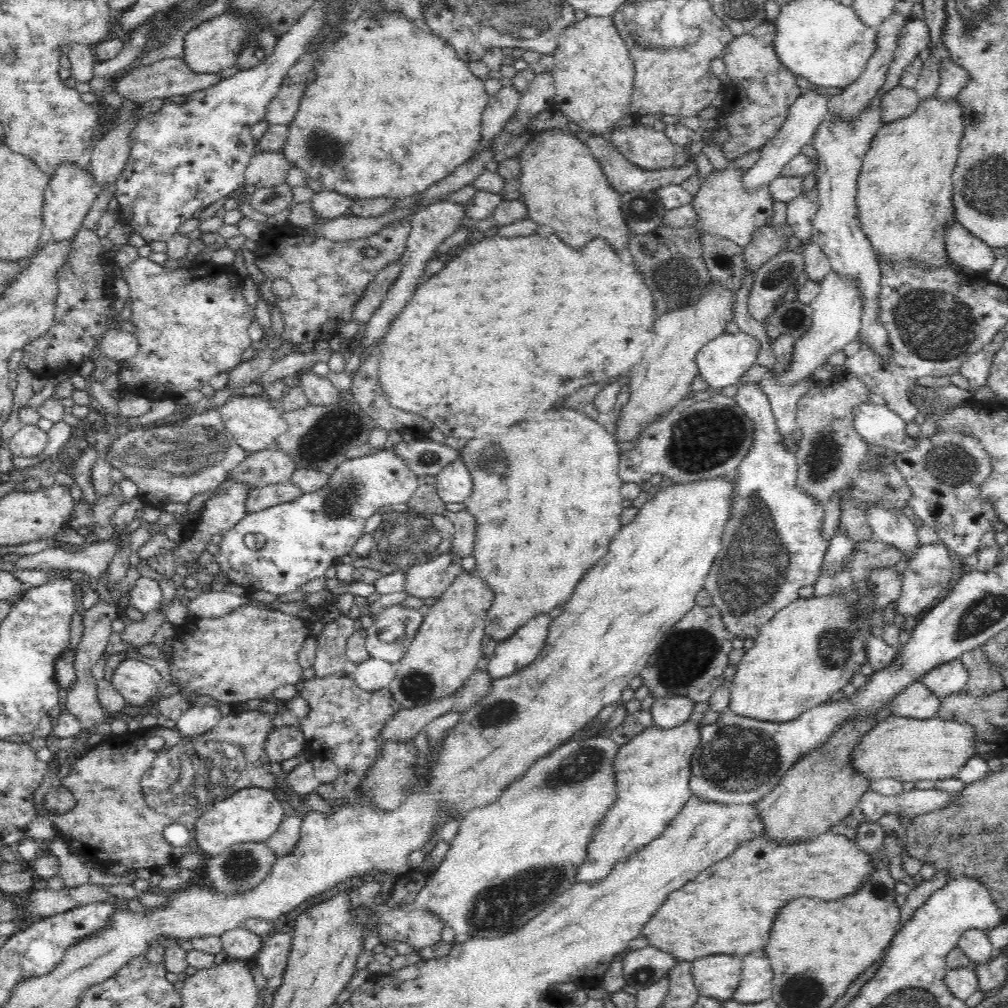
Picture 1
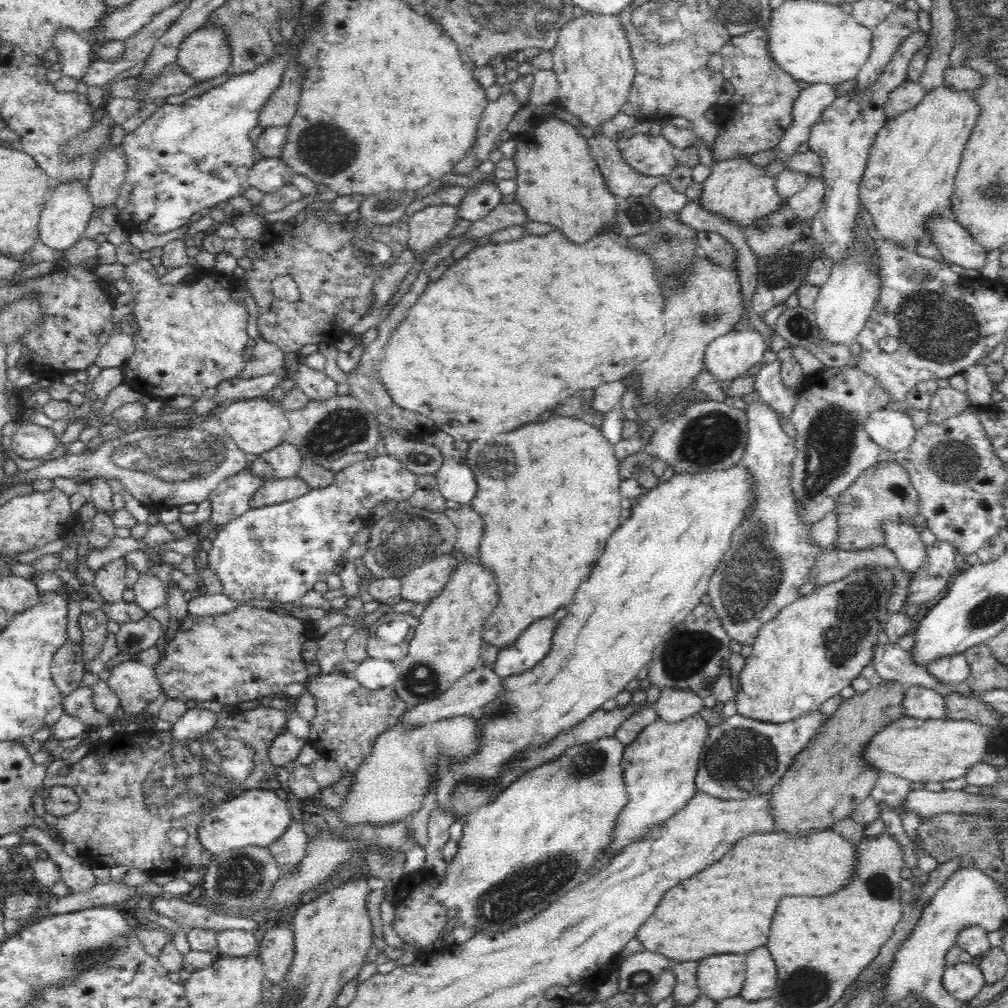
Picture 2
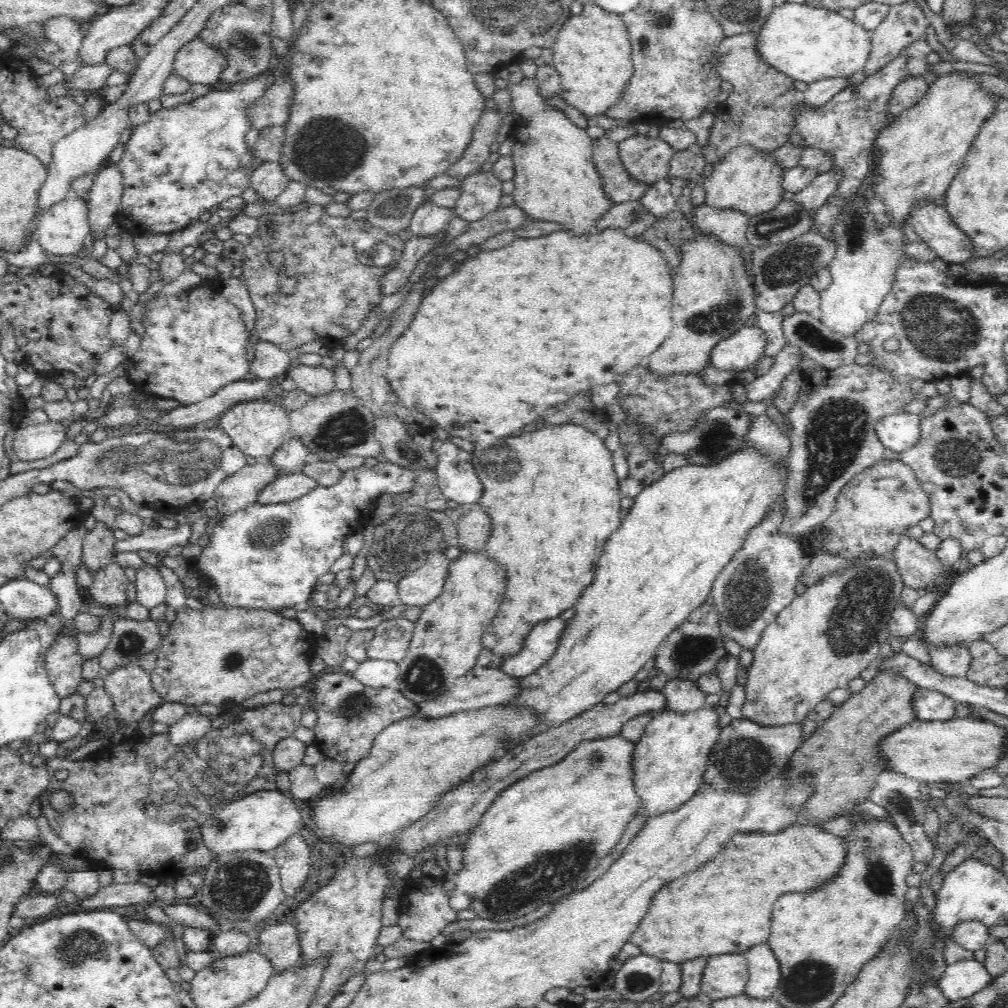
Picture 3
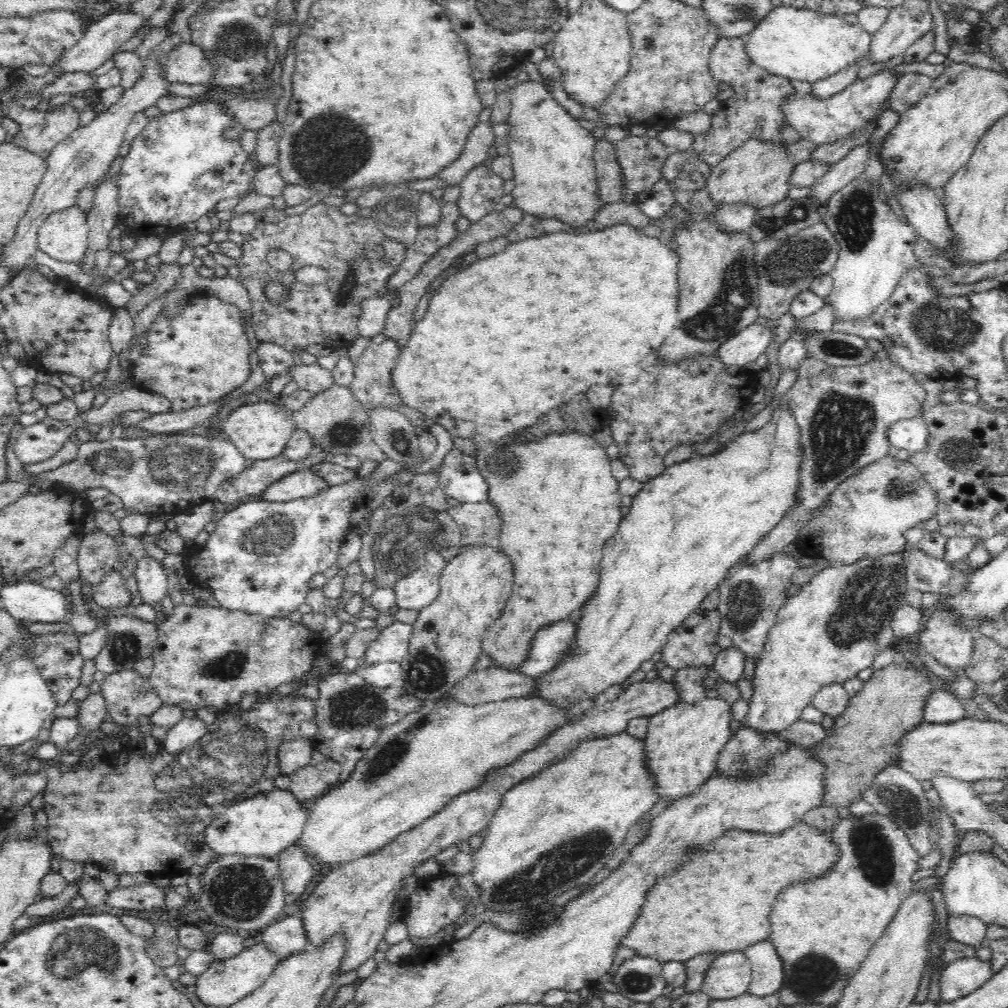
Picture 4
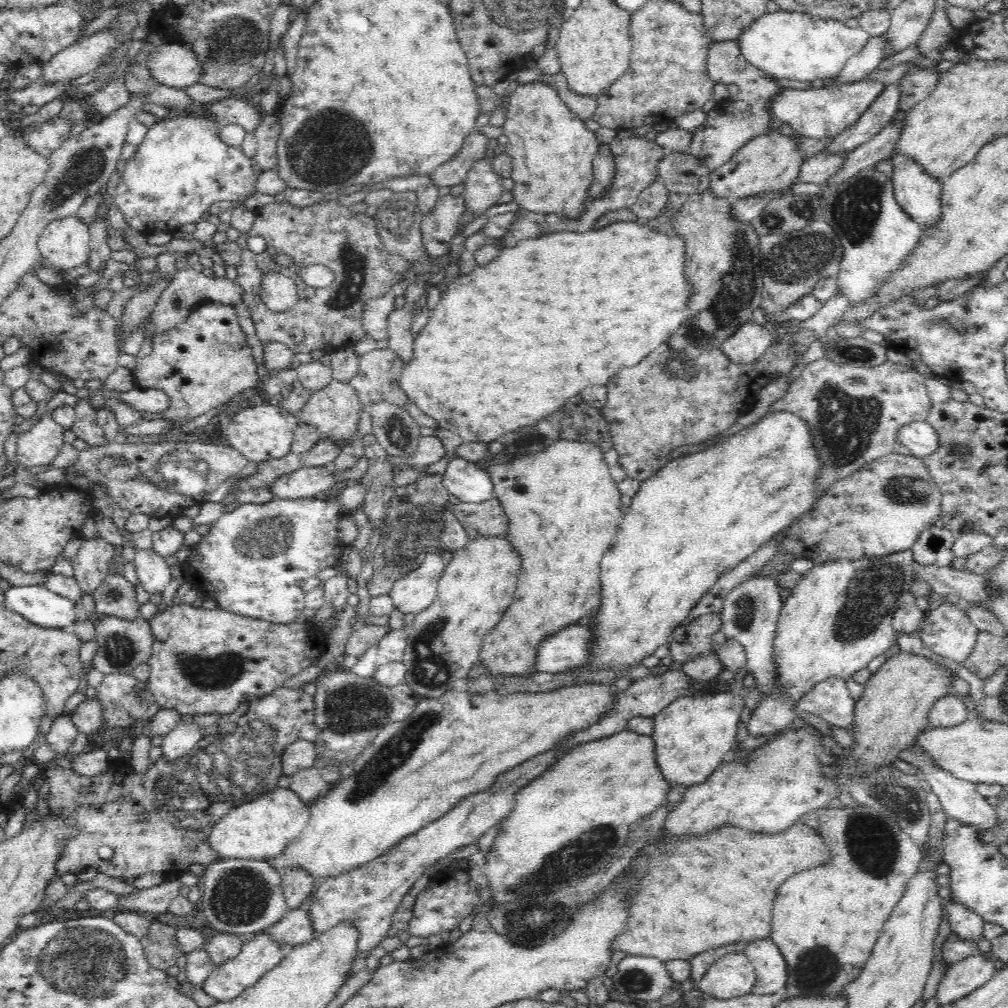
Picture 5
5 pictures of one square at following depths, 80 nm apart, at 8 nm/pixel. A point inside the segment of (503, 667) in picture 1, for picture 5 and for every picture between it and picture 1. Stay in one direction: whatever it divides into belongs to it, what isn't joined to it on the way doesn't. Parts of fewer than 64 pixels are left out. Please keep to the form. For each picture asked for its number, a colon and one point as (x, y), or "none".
2: (533, 643)
3: (541, 643)
4: (551, 643)
5: (567, 648)

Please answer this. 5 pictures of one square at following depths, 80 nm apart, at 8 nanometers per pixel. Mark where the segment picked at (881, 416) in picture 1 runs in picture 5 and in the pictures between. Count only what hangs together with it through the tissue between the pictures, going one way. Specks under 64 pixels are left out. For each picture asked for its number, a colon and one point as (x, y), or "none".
2: (893, 430)
3: (897, 432)
4: (911, 434)
5: (919, 437)

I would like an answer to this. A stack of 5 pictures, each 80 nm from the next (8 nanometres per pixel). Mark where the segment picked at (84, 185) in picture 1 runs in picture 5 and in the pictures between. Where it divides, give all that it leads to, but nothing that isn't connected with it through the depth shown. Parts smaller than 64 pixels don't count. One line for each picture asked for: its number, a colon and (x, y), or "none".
2: (66, 213)
3: (61, 230)
4: (64, 234)
5: (64, 243)

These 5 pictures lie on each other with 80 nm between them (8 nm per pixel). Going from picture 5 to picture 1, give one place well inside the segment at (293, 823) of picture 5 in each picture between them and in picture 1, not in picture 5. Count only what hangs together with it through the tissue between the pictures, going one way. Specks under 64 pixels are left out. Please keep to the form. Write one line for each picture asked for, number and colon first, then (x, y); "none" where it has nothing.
1: (252, 814)
2: (257, 817)
3: (264, 819)
4: (266, 824)

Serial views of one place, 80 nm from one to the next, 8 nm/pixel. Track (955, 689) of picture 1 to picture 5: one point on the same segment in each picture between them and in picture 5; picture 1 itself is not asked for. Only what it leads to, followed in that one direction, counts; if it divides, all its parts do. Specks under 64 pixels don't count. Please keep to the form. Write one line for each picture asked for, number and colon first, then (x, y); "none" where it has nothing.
2: (948, 671)
3: (955, 661)
4: (948, 643)
5: (947, 630)

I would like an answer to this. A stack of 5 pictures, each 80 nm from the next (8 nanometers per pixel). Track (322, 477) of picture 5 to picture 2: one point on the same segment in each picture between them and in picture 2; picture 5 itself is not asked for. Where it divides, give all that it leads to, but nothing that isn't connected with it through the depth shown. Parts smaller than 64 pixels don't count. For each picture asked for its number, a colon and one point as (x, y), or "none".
2: (270, 493)
3: (284, 488)
4: (301, 484)

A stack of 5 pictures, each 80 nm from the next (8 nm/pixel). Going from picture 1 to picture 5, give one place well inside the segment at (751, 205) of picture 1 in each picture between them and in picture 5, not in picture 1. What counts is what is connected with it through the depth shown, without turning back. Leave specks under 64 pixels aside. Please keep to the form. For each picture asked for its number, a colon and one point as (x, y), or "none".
2: (736, 190)
3: (745, 180)
4: (756, 174)
5: (767, 165)

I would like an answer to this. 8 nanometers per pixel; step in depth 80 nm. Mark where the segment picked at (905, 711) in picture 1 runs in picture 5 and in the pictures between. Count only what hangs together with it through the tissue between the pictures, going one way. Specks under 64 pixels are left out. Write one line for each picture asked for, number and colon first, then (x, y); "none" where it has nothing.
2: (920, 702)
3: (929, 705)
4: (941, 707)
5: (948, 711)

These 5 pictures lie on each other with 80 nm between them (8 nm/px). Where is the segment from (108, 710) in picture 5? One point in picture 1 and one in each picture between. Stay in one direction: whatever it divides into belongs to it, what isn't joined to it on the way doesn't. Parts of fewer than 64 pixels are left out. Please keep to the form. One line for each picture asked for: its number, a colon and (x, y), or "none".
1: (136, 681)
2: (137, 685)
3: (131, 689)
4: (129, 696)

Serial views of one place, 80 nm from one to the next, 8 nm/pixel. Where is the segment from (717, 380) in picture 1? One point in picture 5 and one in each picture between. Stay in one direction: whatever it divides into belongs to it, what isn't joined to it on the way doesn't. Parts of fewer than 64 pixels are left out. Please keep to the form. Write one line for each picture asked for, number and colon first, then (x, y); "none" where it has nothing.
2: (732, 355)
3: (745, 347)
4: (748, 345)
5: (749, 343)

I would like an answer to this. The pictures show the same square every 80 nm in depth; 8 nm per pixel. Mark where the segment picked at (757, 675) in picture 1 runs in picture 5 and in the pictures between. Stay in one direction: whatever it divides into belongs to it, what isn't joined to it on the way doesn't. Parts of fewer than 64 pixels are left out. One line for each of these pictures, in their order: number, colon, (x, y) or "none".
2: (813, 648)
3: (830, 633)
4: (836, 625)
5: (838, 618)

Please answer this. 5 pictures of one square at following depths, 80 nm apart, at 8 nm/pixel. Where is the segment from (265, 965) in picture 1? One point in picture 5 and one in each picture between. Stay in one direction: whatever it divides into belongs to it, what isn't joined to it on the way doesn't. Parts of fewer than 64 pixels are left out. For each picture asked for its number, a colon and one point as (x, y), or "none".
2: (276, 949)
3: (279, 943)
4: (285, 938)
5: (294, 929)

